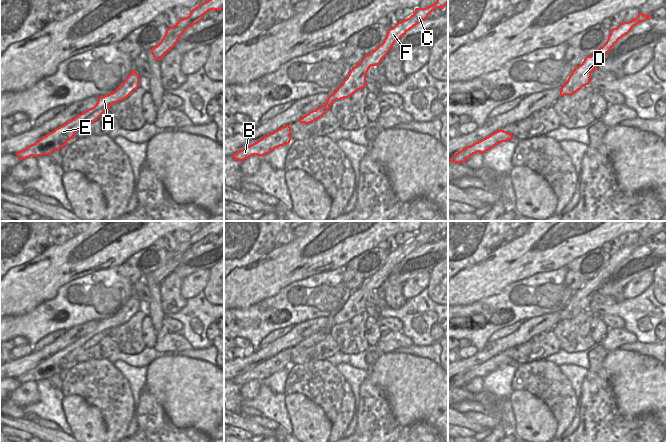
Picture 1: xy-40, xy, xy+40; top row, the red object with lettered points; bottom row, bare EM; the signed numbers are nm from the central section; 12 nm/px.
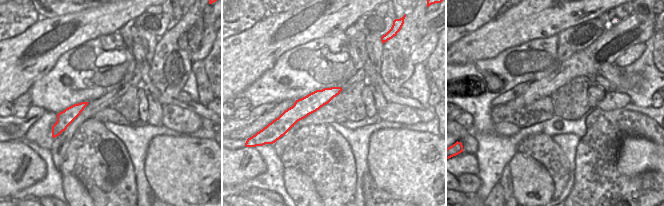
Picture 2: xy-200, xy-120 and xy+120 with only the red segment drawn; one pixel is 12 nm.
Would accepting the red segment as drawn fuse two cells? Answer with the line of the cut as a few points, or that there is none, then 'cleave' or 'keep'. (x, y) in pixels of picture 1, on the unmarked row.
no cut | keep

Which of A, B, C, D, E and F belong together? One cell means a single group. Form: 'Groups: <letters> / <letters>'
Groups: A B C D E F.

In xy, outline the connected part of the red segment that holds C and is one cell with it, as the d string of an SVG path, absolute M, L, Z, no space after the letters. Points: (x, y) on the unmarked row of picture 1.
M438 221L434 228L426 232L416 232L414 238L409 242L398 246L393 252L389 252L383 267L366 279L356 290L352 291L347 302L333 318L330 318L326 327L316 334L310 335L298 345L304 348L312 347L322 341L327 334L330 334L330 329L334 325L348 322L358 314L364 312L369 292L371 290L378 290L398 263L418 247L427 243L432 235L438 232L444 233L447 227L448 221Z

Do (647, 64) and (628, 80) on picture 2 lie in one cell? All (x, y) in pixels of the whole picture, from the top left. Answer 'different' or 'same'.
different

